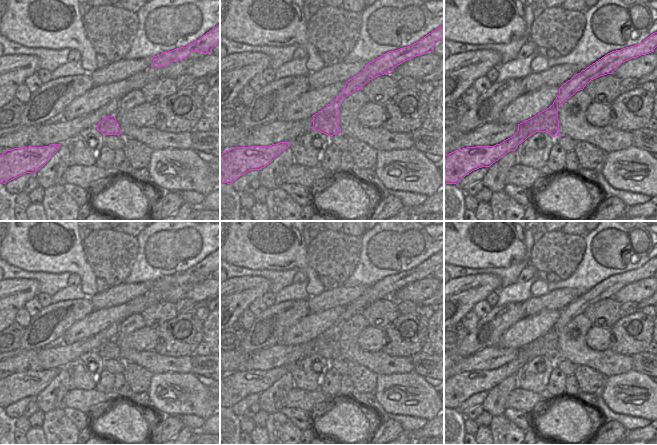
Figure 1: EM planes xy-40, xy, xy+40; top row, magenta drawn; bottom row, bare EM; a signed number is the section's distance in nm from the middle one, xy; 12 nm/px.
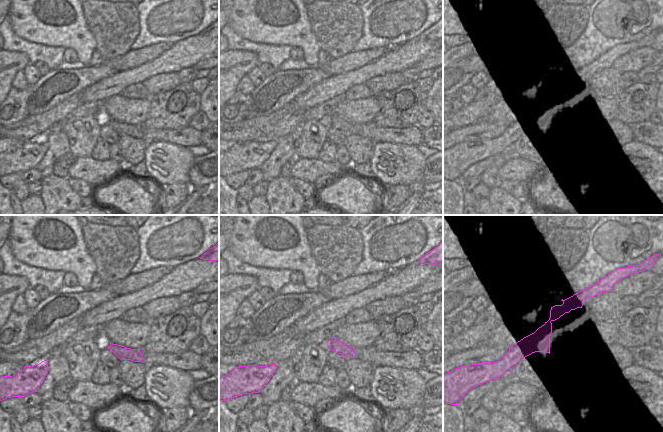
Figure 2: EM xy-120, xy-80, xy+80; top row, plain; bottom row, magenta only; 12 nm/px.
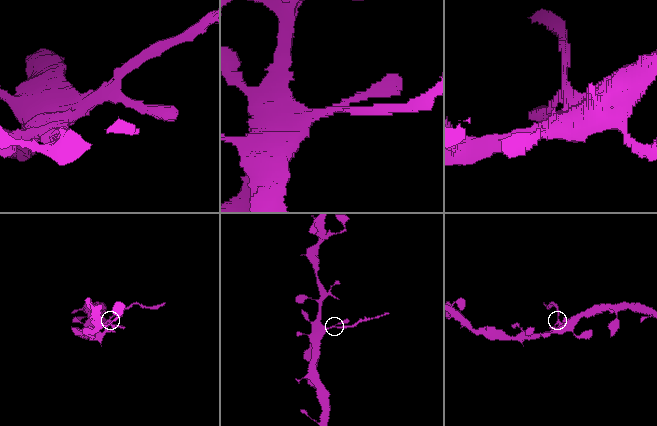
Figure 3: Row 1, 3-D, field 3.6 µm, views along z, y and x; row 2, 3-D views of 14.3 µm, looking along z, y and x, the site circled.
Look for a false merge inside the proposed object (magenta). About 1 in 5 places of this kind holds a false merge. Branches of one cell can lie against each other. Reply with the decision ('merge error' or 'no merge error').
merge error

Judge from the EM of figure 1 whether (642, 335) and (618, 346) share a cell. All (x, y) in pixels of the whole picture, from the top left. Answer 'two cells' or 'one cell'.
one cell

